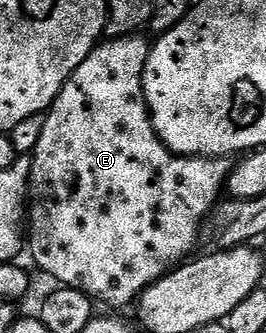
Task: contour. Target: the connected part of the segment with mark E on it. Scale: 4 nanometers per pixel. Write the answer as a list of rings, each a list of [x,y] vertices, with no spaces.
[[[143,35],[116,37],[96,45],[85,63],[73,71],[71,78],[64,83],[63,90],[55,96],[55,102],[43,117],[41,139],[37,139],[37,147],[31,157],[29,249],[31,245],[31,257],[36,267],[48,273],[60,286],[81,291],[96,302],[104,301],[107,305],[127,305],[130,301],[132,304],[154,281],[159,281],[168,271],[186,262],[196,252],[195,244],[200,244],[203,223],[220,200],[229,176],[226,160],[218,157],[180,157],[172,155],[163,146],[162,139],[155,133],[151,114],[147,111],[147,100],[143,98],[143,68],[150,53],[151,45]]]

